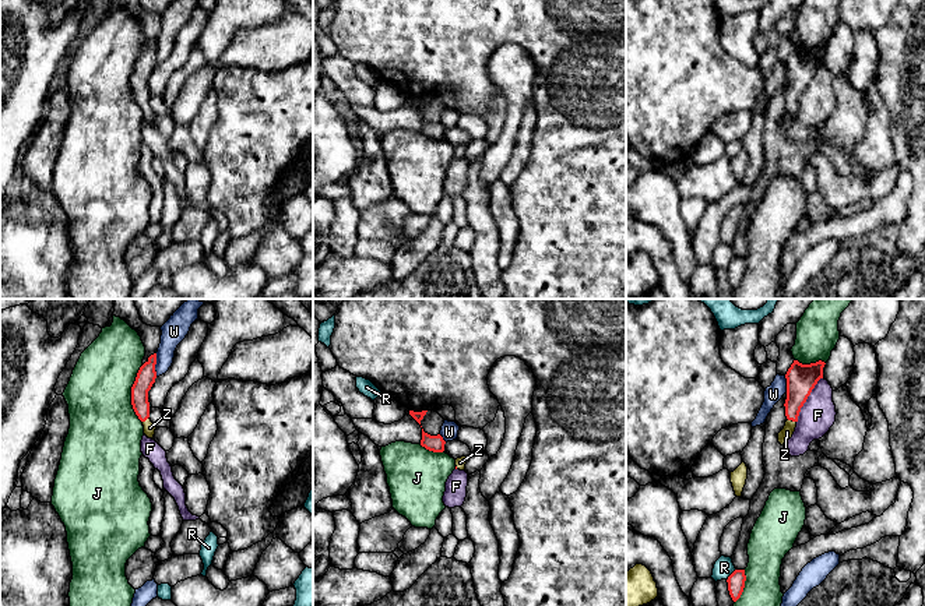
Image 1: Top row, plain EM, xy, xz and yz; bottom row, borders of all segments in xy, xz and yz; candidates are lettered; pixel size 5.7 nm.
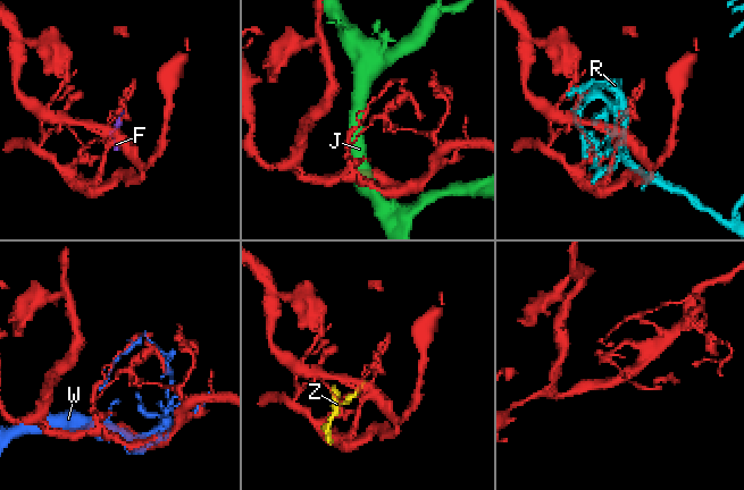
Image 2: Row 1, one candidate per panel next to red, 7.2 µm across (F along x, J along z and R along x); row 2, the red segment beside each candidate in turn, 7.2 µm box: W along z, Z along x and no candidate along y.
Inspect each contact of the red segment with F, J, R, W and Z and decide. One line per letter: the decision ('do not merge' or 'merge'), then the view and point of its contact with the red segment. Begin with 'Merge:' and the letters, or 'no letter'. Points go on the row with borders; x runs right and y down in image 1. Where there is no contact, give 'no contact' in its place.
Merge: Z
F: do not merge; meets red in yz at (806, 398)
J: do not merge; meets red in xy at (132, 394)
R: do not merge; meets red in yz at (731, 574)
W: do not merge; meets red in xy at (155, 363)
Z: merge; meets red in yz at (791, 419)

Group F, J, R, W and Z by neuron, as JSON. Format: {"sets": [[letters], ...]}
{"sets": [["F"], ["J"], ["R"], ["W"], ["Z"]]}

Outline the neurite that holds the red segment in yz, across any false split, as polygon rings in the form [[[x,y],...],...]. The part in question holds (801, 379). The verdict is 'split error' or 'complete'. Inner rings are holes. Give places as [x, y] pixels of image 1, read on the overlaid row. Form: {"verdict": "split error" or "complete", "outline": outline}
{"verdict": "split error", "outline": [[[794,360],[788,369],[787,378],[787,399],[785,416],[787,422],[784,429],[778,433],[778,443],[785,444],[794,434],[801,408],[806,402],[812,390],[820,378],[823,378],[824,362],[819,360],[810,364],[802,364]]]}

